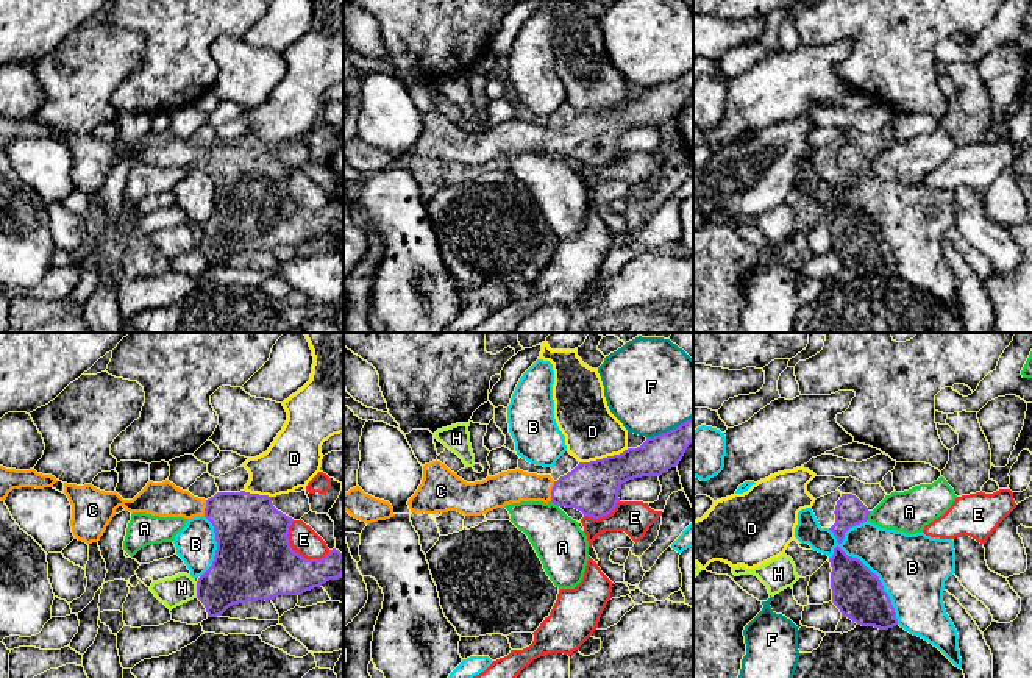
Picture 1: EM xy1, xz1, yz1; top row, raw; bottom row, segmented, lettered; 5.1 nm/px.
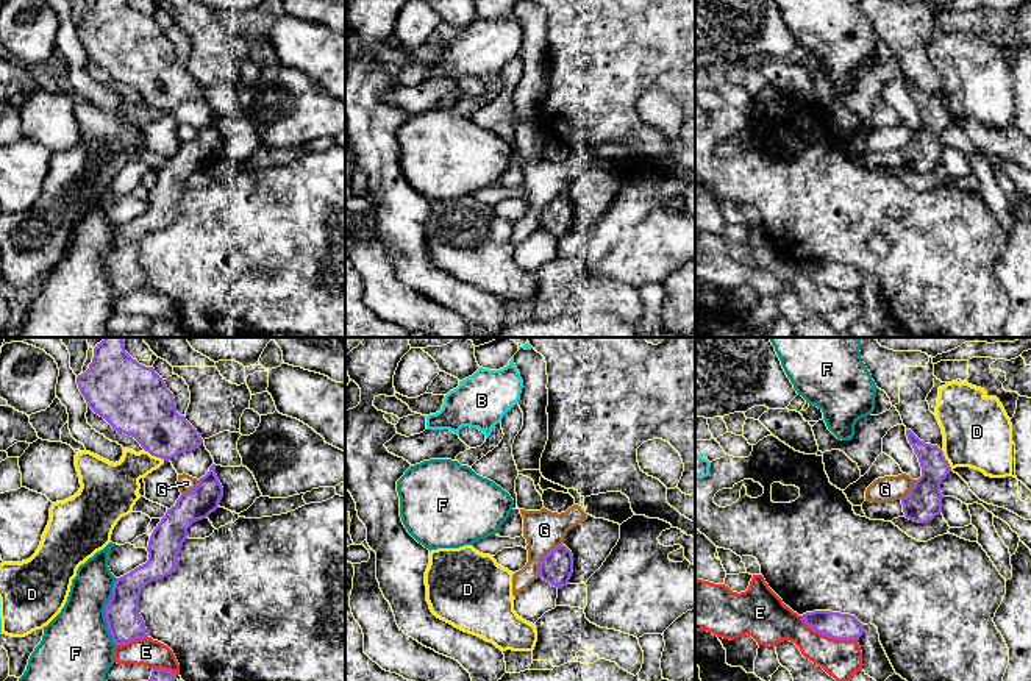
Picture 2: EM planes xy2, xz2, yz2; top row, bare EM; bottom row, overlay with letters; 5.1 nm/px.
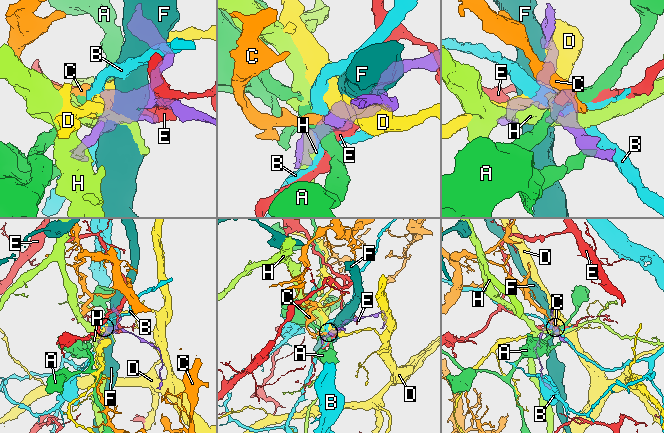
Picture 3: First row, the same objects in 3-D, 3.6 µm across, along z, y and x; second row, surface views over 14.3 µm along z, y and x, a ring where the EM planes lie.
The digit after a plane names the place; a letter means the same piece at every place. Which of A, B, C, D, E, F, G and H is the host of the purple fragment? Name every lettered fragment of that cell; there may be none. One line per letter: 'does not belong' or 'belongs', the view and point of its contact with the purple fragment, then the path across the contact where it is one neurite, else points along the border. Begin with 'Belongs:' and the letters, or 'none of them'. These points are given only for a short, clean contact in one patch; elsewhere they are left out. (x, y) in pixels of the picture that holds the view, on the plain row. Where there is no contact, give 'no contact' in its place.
Belongs: C
A: does not belong; meets purple in yz1 at (867, 166); border along yz1 (870, 161), (867, 169)
B: does not belong; meets purple in yz1 at (871, 222)
C: belongs; meets purple in xz1 at (551, 141); runs through xz1 (592, 138), (551, 141), (512, 136)
D: does not belong; meets purple in xz1 at (603, 108)
E: does not belong; meets purple in xy1 at (297, 203)
F: does not belong; meets purple in xy2 at (105, 263)
G: does not belong; meets purple in xz2 at (544, 208); border along xz2 (561, 194), (544, 206), (538, 227)
H: does not belong; meets purple in xy1 at (197, 241); border along xy1 (195, 233), (197, 247)

